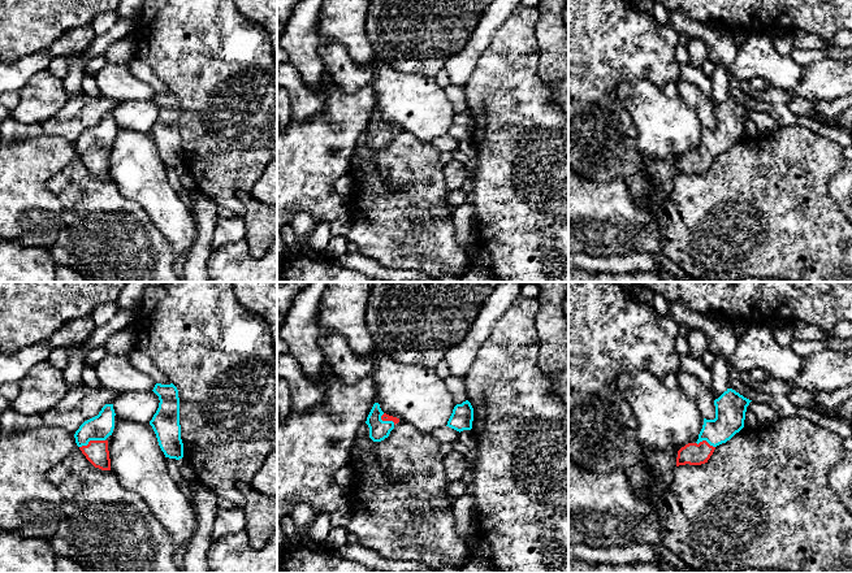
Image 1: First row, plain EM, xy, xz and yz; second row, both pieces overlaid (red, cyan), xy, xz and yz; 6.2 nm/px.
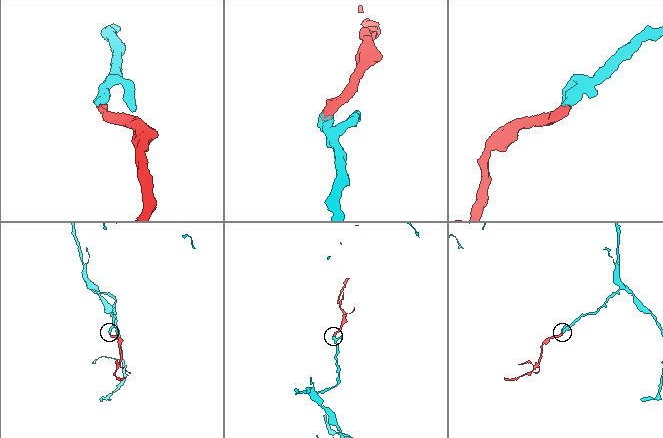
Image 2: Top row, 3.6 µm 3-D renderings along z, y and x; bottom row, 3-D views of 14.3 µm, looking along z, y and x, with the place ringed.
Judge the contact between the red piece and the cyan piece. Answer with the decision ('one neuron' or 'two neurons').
one neuron

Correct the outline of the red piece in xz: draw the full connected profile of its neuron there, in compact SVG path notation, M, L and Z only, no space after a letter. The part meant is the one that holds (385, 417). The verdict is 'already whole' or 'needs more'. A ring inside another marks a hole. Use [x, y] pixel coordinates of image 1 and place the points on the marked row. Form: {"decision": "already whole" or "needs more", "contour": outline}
{"decision": "needs more", "contour": "M375 403L366 421L369 427L369 438L373 442L384 440L398 422L399 418L384 413L380 404Z"}

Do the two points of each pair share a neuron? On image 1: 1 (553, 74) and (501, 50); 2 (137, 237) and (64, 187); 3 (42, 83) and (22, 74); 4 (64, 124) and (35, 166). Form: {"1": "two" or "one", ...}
{"1": "two", "2": "one", "3": "two", "4": "two"}

